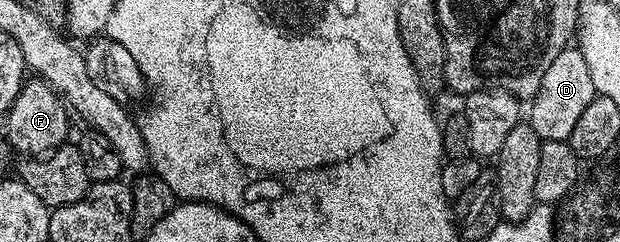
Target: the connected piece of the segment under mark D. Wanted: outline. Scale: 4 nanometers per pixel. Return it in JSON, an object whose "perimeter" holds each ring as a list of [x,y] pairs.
{"perimeter":[[[570,45],[559,53],[559,57],[555,57],[555,61],[551,61],[547,73],[543,73],[537,94],[527,107],[527,122],[543,141],[567,141],[579,117],[583,117],[583,109],[587,109],[587,105],[591,105],[597,96],[583,53],[578,46]]]}

